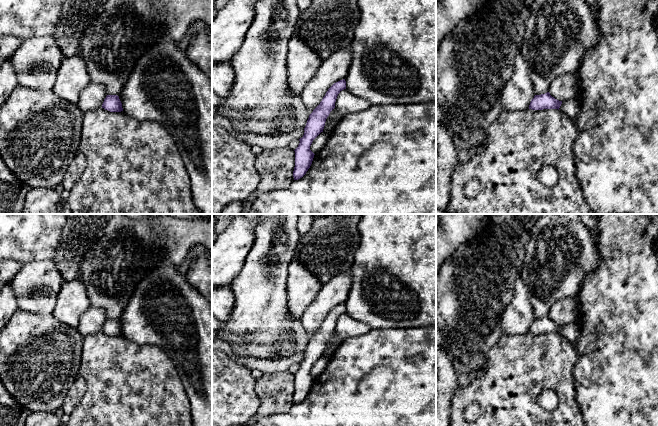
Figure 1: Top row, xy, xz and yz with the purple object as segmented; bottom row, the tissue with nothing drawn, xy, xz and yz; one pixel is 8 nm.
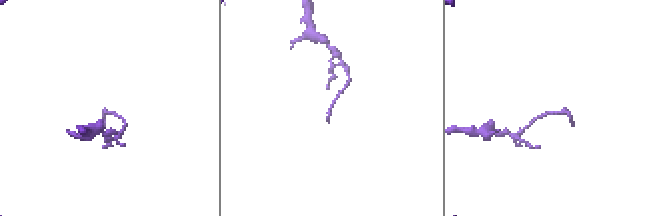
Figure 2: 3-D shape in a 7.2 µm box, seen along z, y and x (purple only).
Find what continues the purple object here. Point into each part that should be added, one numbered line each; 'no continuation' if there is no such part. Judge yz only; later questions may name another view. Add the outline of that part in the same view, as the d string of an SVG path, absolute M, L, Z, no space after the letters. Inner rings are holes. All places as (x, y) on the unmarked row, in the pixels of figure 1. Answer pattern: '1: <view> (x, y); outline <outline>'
no continuation

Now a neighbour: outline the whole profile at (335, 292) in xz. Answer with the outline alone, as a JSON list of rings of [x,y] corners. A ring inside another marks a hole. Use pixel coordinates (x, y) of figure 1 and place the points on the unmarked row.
[[[351,271],[344,272],[323,284],[315,301],[300,318],[309,339],[320,328],[328,313],[346,302],[352,284]]]

